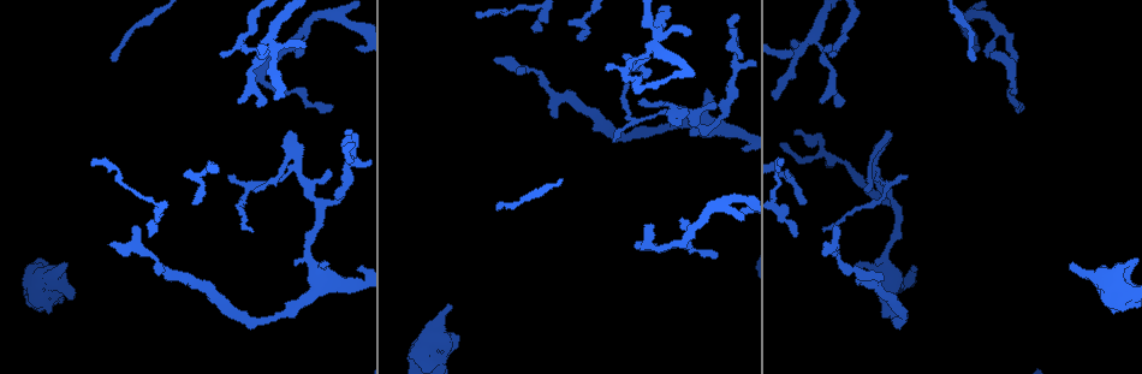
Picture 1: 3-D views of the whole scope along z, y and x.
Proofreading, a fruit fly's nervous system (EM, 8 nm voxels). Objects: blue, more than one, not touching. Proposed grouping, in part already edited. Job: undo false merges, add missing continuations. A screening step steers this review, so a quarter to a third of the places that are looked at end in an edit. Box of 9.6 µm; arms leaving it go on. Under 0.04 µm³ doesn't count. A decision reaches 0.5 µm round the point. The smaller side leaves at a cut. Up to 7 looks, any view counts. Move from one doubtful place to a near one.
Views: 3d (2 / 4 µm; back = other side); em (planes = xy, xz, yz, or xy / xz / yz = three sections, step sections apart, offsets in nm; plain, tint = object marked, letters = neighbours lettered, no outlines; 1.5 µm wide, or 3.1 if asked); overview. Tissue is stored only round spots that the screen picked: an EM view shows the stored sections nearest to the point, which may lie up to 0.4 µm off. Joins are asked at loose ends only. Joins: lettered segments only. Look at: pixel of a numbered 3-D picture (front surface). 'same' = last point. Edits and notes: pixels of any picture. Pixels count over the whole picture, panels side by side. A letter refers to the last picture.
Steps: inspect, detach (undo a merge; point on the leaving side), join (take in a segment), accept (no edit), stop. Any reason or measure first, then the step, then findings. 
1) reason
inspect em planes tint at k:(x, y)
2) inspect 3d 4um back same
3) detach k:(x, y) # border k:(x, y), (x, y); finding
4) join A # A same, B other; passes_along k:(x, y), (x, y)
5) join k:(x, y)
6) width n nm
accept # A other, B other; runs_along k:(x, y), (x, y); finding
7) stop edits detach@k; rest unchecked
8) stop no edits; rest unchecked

calibre changes
inspect em planes tint at 1:(884, 252)

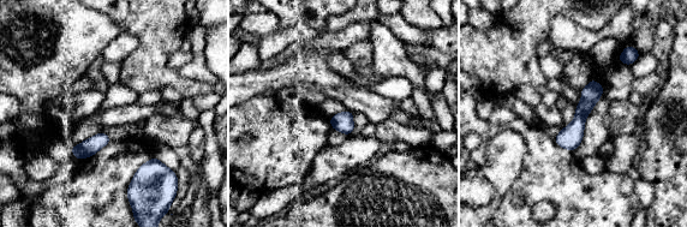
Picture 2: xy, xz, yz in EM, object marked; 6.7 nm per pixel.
what lies round it
inspect em planes letters same

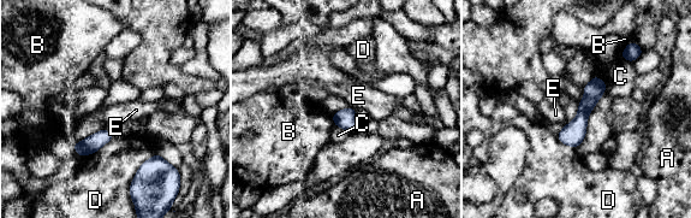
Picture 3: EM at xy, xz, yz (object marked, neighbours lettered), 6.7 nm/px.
width 130 nm
accept # A other, B other, C other, D other, E other; continuous, no second neuron

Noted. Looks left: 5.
touches itself
inspect em planes tint at 1:(253, 32)

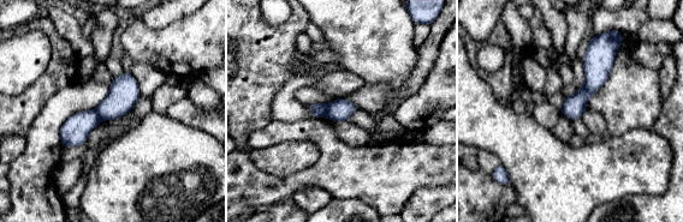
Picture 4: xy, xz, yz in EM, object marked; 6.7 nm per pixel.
inspect em planes letters same

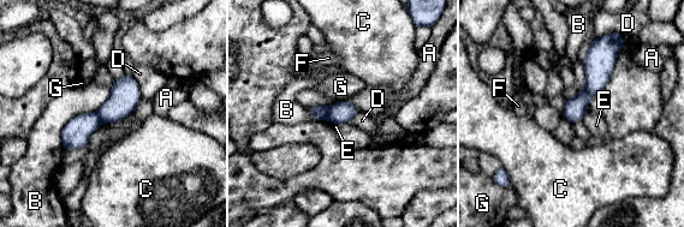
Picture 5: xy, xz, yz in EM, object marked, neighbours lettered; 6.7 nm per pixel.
accept # A other, B other, C other, D other, E other, F other, G other; runs_along 5:(129, 78), (125, 91), (67, 147); one neuron here

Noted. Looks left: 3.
sharp bend
inspect em planes letters at 1:(1012, 71)

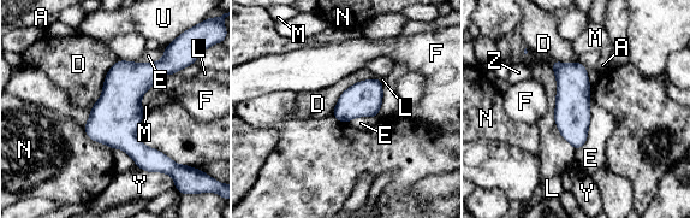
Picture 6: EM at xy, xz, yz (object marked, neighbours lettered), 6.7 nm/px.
accept # A other, D other, E other, F other, L other, M other, N other, U other, Y other, Z other; border 6:(578, 62), (589, 127), (575, 151); all the same neuron

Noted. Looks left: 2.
stop no edits; rest unchecked

